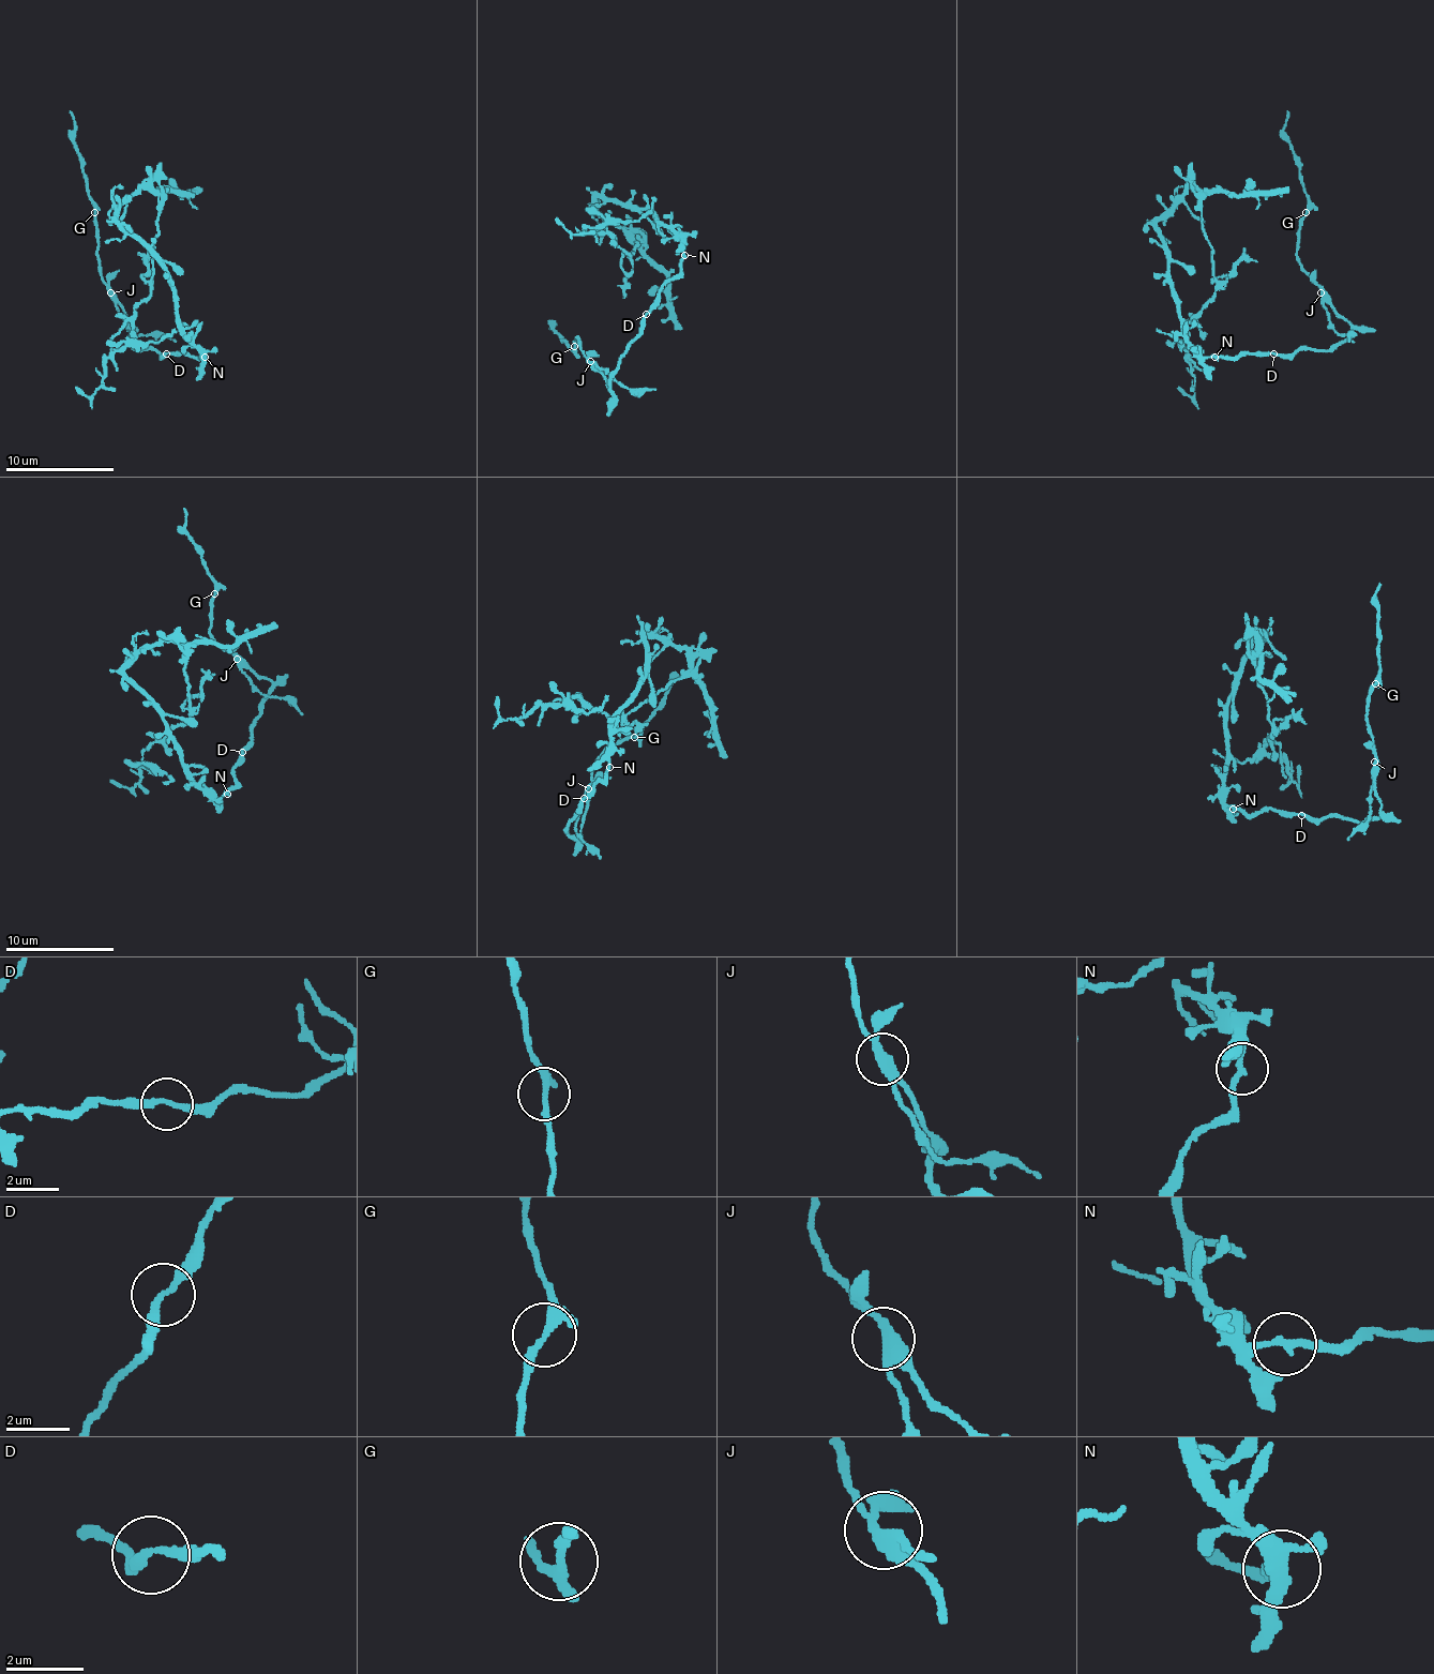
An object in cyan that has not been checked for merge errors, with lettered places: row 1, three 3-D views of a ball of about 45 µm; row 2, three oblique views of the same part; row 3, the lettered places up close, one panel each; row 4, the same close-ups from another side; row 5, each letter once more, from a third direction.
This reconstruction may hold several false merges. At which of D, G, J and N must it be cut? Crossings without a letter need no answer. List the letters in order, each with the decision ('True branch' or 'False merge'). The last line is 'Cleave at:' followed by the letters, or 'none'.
D: True branch
G: True branch
J: False merge
N: False merge
Cleave at: J, N

